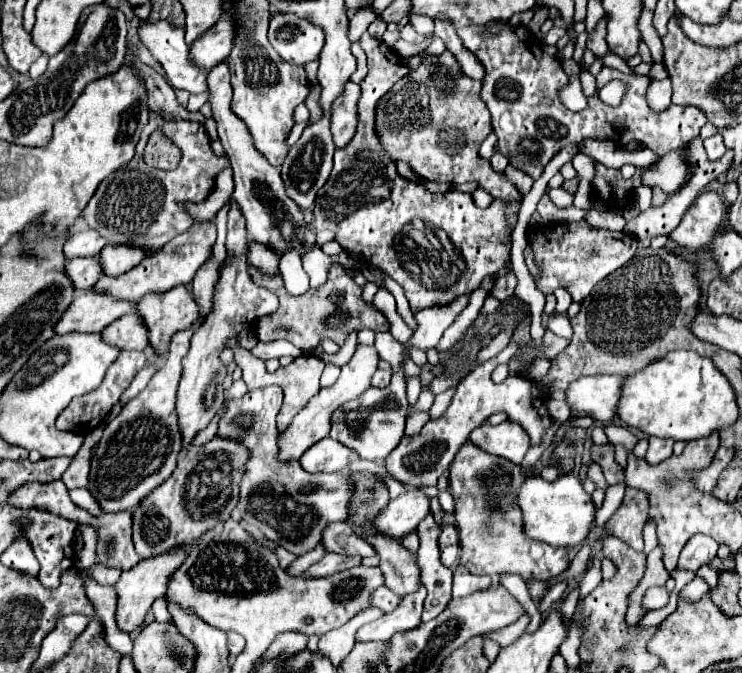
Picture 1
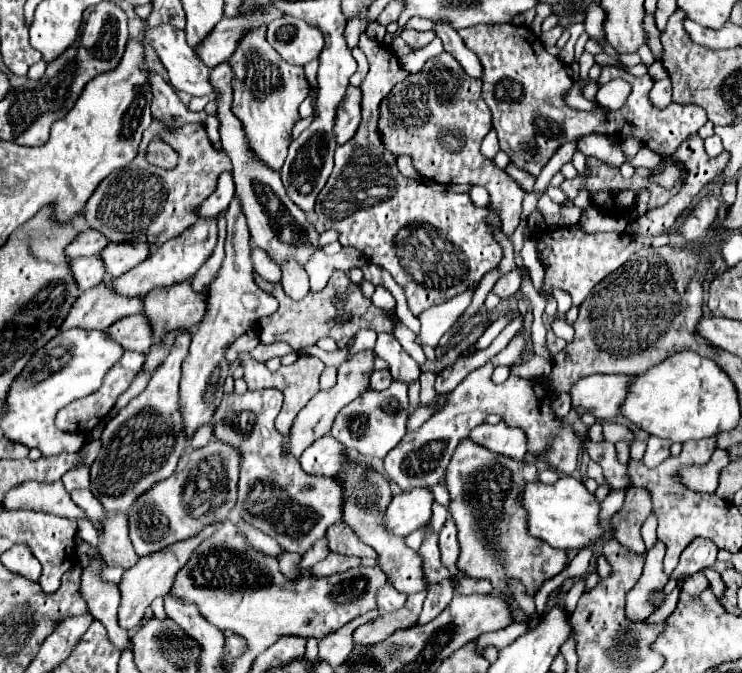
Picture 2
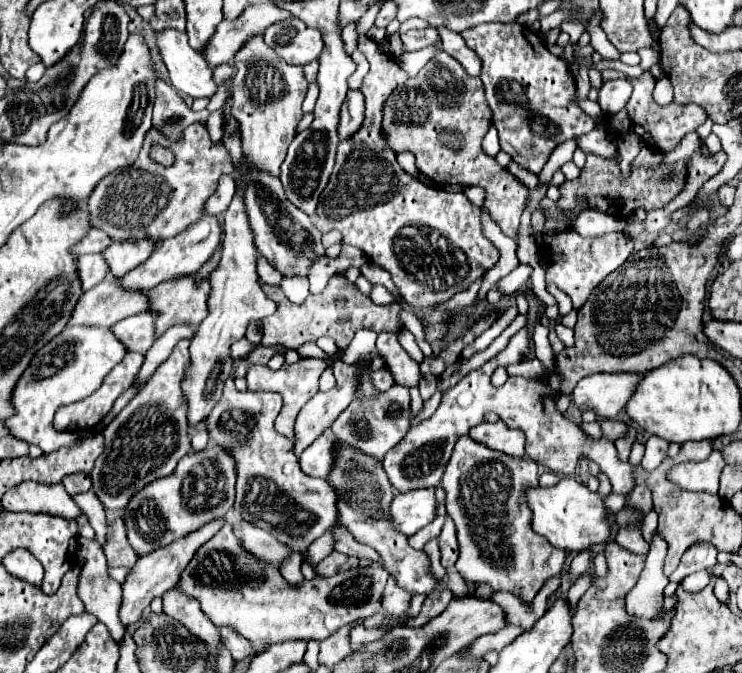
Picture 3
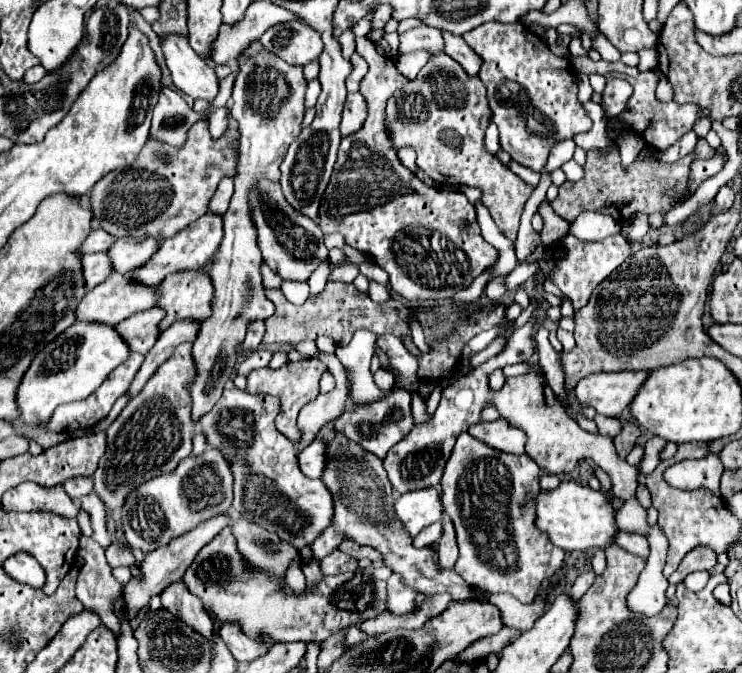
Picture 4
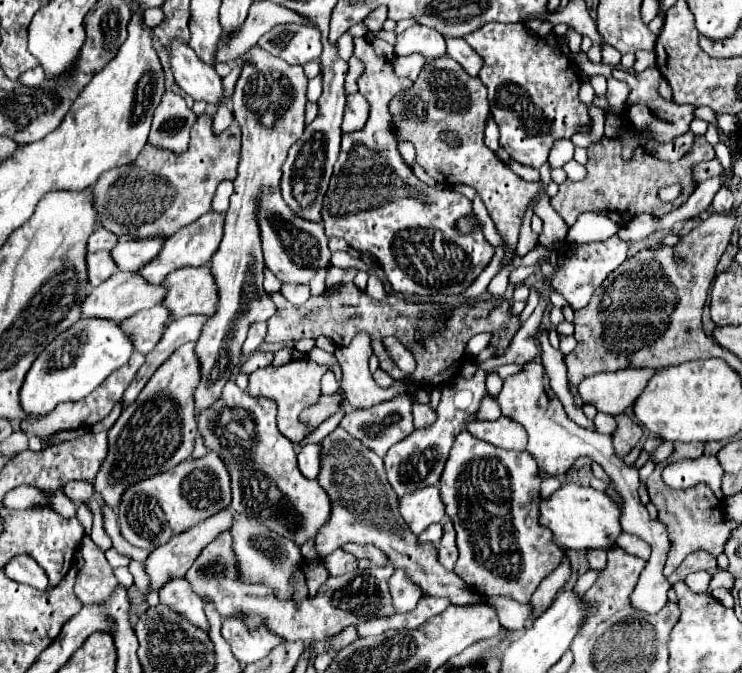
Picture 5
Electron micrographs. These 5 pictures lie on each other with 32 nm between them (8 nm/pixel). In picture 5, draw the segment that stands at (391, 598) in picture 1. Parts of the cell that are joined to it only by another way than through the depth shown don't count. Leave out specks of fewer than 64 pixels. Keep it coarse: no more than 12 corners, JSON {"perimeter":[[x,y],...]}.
{"perimeter":[[398,569],[388,581],[396,612],[414,610],[422,588]]}

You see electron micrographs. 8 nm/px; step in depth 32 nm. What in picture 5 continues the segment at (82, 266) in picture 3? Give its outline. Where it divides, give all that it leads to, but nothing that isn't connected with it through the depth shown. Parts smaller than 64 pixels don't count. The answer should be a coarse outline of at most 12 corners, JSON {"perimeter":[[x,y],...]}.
{"perimeter":[[106,250],[88,254],[88,278],[102,284],[118,270]]}

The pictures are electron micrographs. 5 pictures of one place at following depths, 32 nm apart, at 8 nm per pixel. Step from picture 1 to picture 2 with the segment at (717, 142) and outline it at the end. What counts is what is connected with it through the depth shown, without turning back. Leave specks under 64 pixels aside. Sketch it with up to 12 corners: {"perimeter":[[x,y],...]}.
{"perimeter":[[714,134],[704,140],[708,156],[718,156],[724,148]]}

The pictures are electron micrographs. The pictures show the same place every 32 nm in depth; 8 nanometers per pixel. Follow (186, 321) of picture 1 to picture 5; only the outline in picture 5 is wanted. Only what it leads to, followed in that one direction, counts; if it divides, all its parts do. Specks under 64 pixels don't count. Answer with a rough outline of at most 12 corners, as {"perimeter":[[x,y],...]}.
{"perimeter":[[178,268],[164,280],[172,320],[212,316],[218,286],[202,268]]}

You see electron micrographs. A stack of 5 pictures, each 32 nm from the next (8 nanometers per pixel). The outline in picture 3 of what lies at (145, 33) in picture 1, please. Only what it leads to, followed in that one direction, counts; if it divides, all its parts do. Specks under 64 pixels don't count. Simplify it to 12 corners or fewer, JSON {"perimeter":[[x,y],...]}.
{"perimeter":[[166,30],[156,42],[176,90],[212,98],[218,86],[184,32]]}

